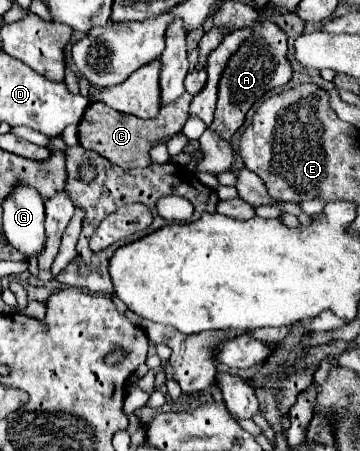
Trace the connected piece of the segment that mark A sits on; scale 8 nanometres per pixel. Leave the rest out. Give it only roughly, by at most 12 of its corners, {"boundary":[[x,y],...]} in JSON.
{"boundary":[[257,28],[219,80],[209,128],[225,142],[265,92],[287,84],[287,36]]}

